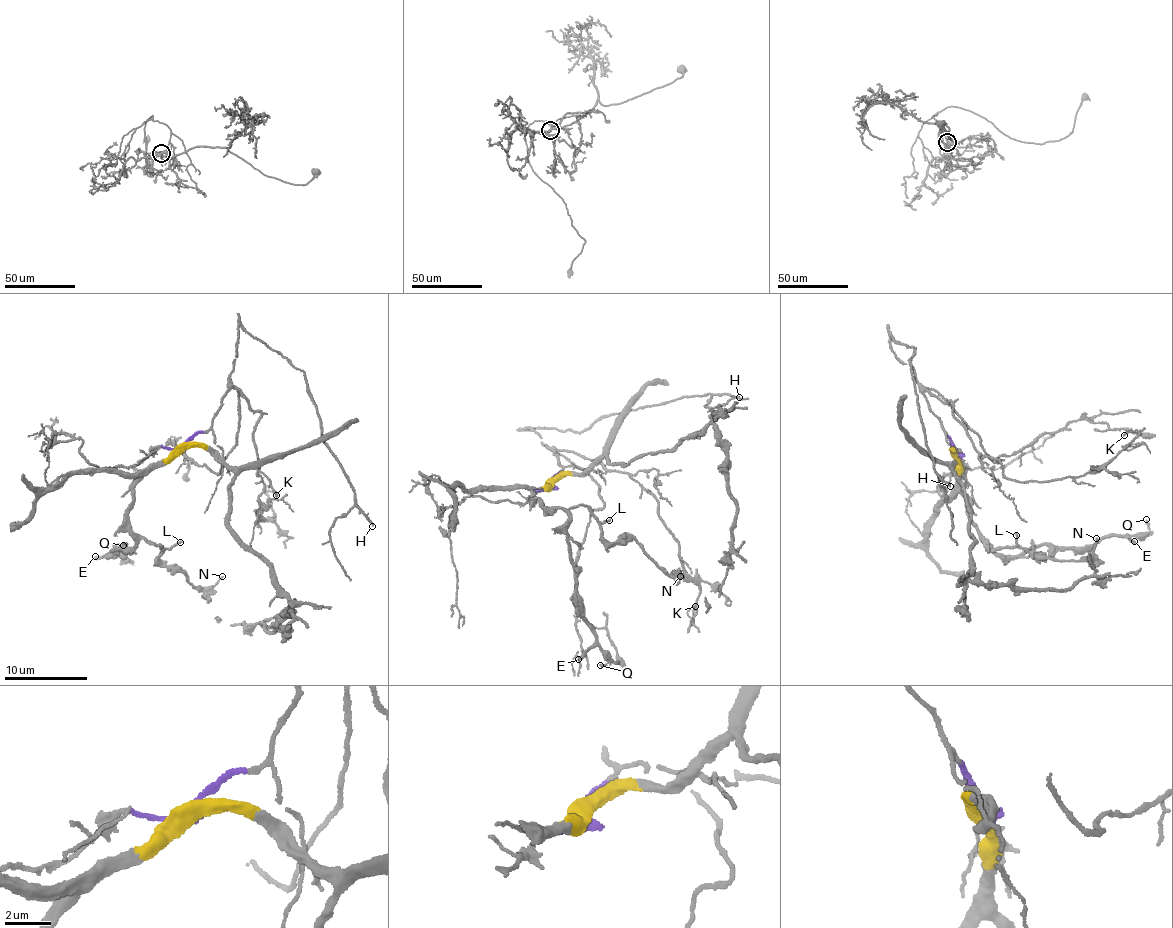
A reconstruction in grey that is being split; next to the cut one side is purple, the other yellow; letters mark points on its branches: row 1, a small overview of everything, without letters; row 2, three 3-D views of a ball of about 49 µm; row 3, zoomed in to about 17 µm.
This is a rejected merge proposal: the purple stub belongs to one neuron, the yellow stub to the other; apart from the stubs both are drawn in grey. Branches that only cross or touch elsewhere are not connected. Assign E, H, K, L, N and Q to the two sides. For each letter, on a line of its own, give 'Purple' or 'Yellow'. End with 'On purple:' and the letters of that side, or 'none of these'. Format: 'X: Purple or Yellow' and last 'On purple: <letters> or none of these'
E: Yellow
H: Purple
K: Purple
L: Yellow
N: Yellow
Q: Yellow
On purple: H, K

